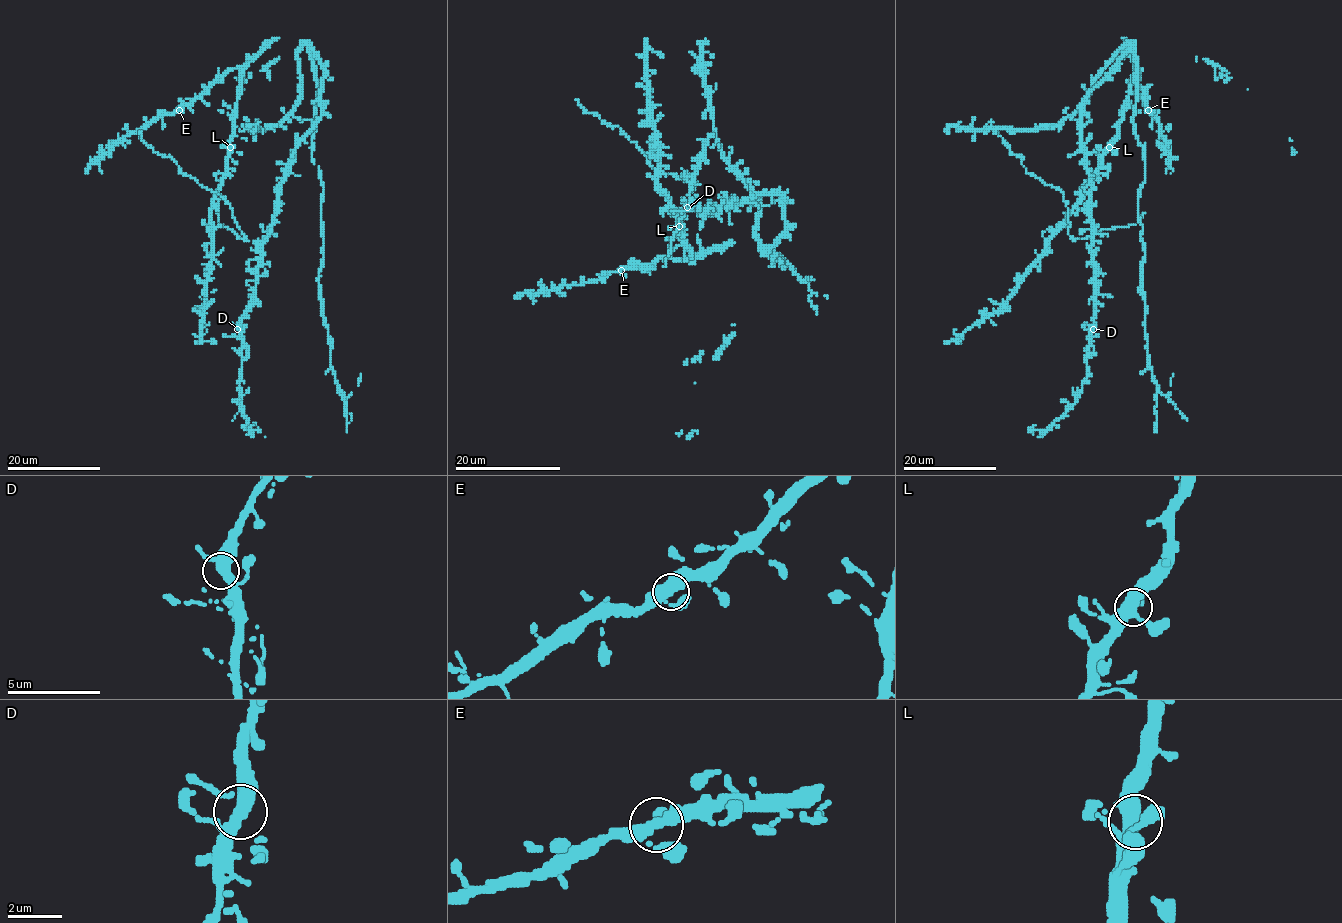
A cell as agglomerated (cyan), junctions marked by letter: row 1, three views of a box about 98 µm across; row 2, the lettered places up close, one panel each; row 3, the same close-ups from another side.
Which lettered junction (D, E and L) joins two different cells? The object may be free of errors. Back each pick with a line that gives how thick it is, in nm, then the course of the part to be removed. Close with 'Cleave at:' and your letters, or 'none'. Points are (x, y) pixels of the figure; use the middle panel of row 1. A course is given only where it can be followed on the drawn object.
Cleave at: none

